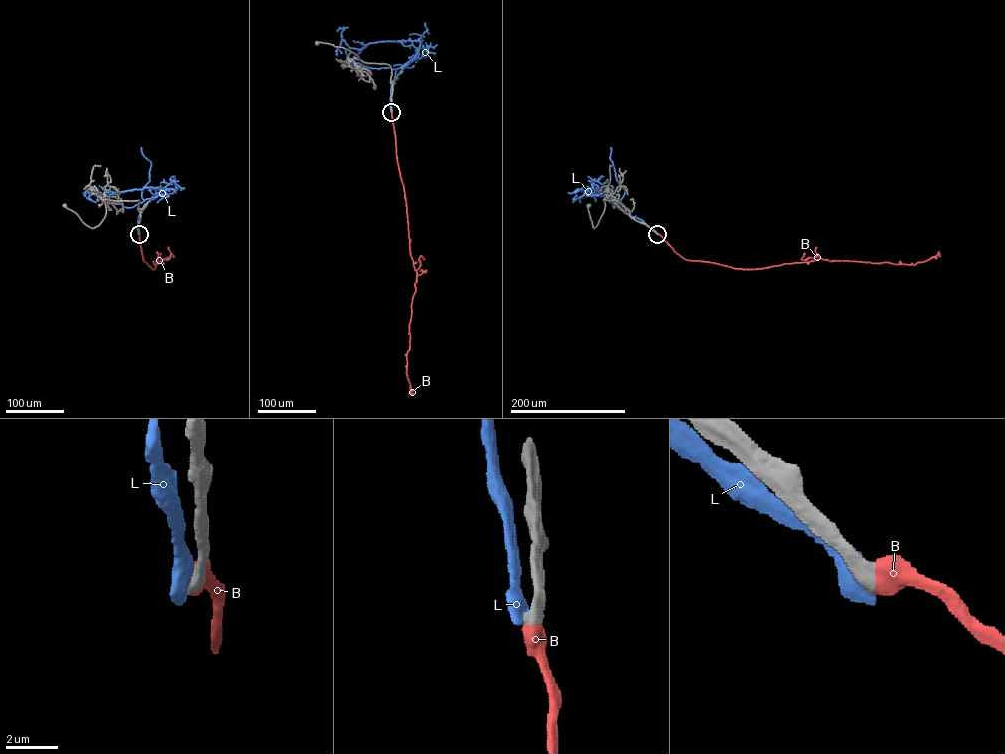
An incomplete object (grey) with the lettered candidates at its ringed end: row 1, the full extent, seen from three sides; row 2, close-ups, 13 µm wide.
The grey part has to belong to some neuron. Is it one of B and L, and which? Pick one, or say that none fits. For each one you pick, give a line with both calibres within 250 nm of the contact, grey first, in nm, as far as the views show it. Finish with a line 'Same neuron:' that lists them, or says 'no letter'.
B: 600/750 nm
Same neuron: B

